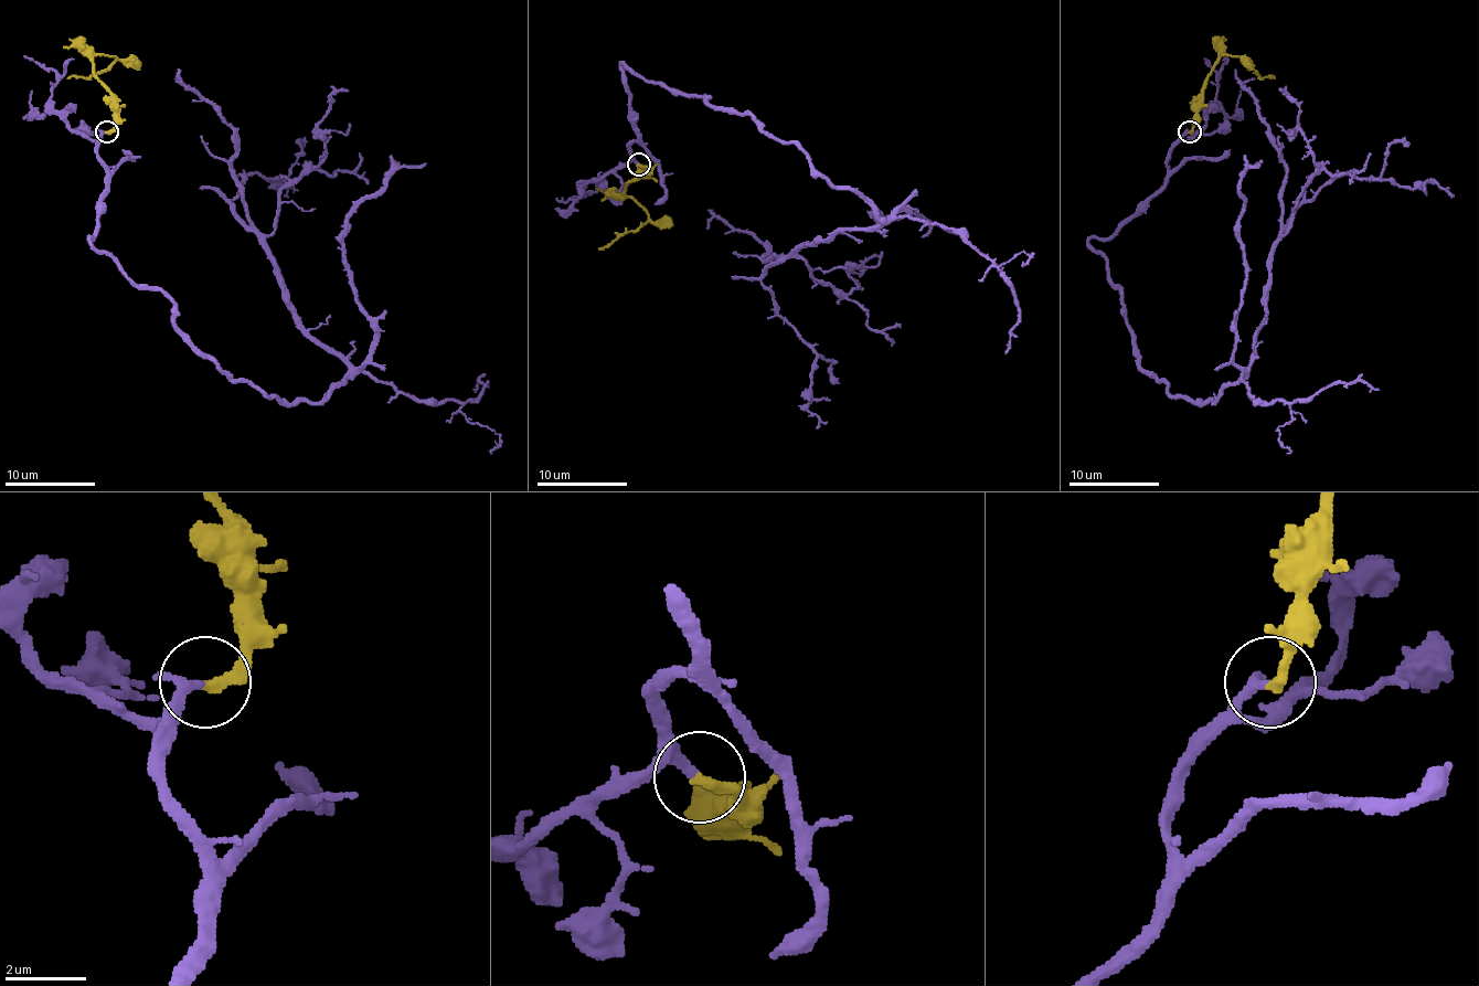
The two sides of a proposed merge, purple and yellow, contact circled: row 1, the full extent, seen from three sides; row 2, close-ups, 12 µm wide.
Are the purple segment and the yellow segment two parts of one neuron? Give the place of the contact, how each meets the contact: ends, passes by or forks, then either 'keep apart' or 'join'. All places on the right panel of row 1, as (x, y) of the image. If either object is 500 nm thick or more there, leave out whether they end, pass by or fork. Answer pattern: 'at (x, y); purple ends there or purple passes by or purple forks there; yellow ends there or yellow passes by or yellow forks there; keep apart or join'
at (1190, 131); purple passes by; yellow ends there; join

